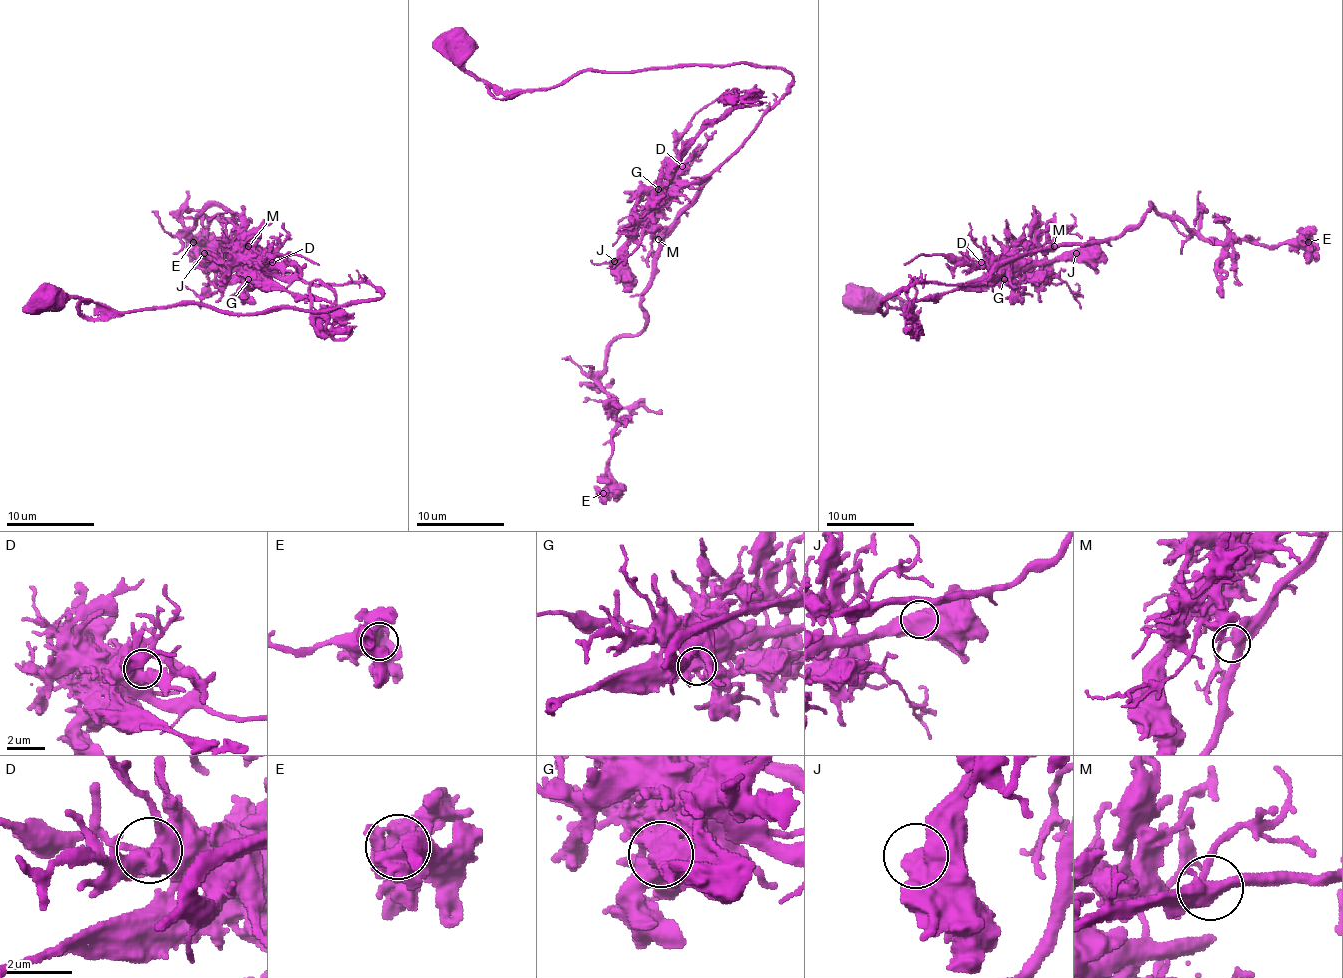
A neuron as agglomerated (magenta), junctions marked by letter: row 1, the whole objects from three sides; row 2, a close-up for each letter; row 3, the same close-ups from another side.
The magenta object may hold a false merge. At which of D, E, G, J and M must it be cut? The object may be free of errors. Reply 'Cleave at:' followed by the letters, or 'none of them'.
Cleave at: G

